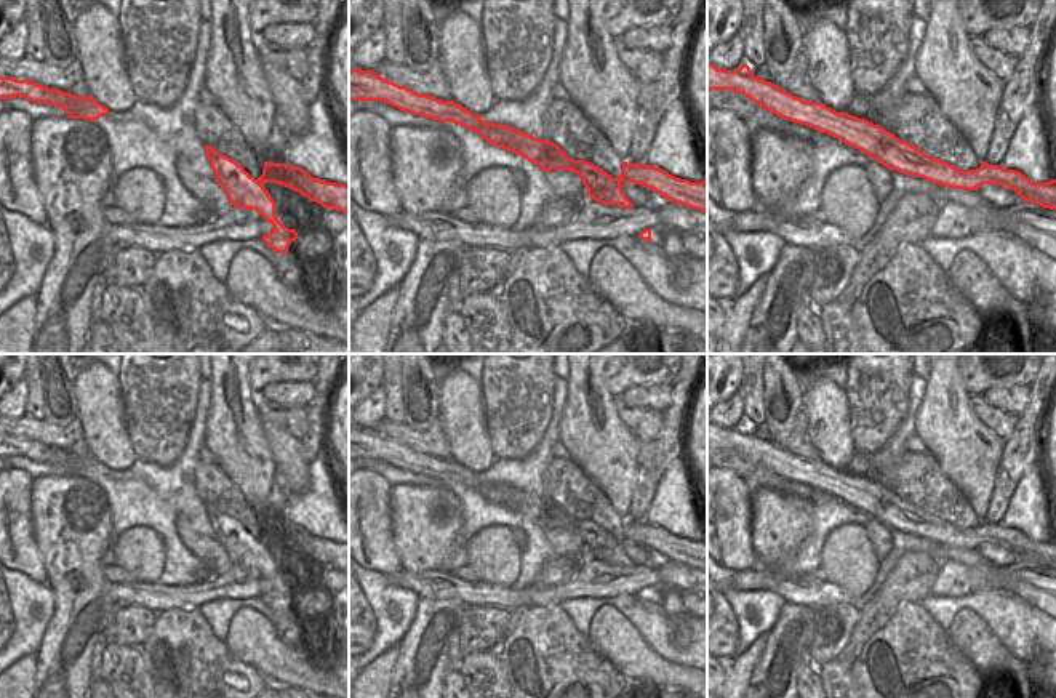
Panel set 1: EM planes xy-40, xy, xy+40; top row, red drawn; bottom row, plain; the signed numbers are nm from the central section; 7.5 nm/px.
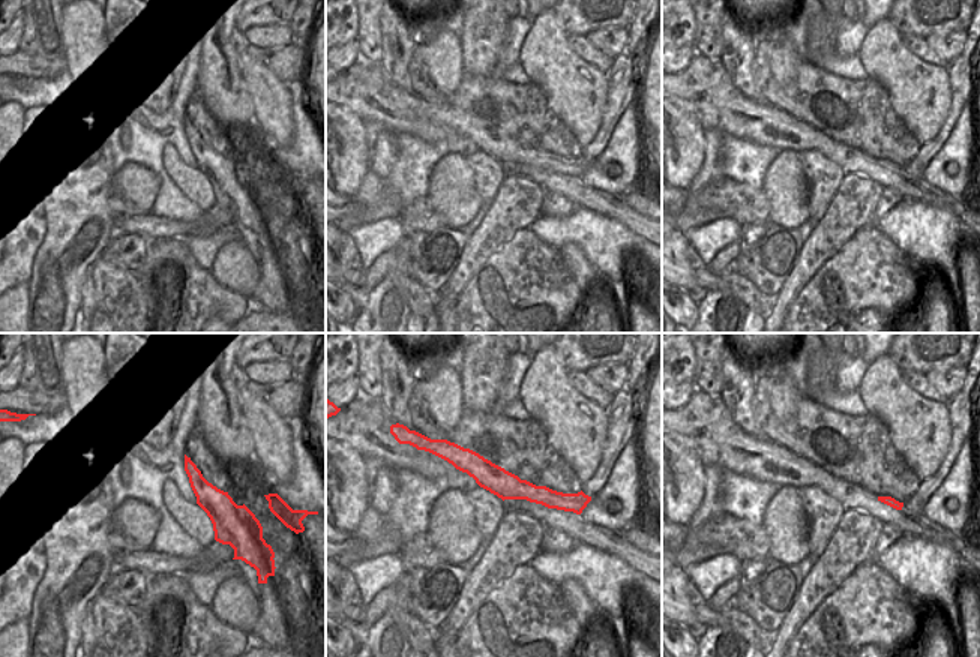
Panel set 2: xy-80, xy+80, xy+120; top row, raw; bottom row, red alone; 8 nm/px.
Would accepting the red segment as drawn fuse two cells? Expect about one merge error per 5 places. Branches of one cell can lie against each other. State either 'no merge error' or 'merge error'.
merge error

